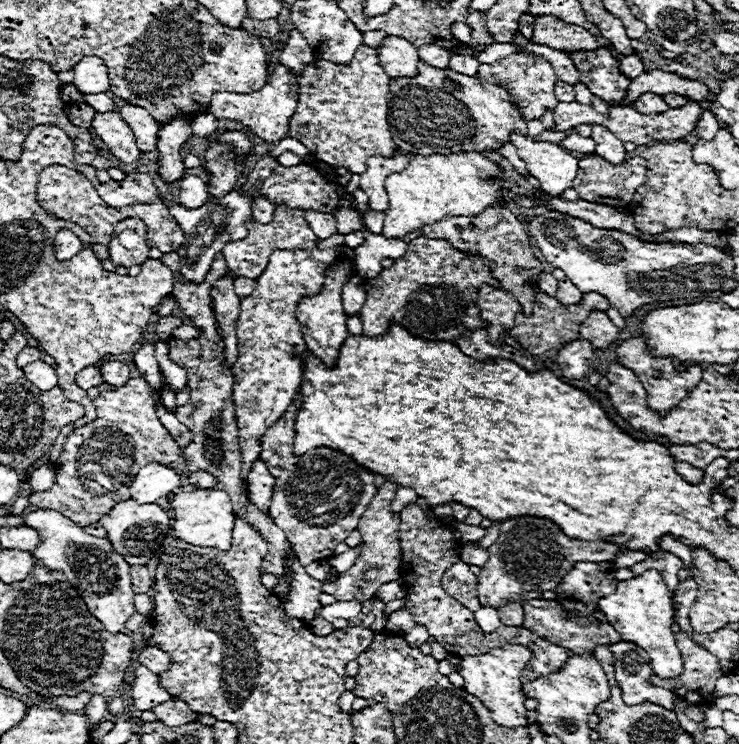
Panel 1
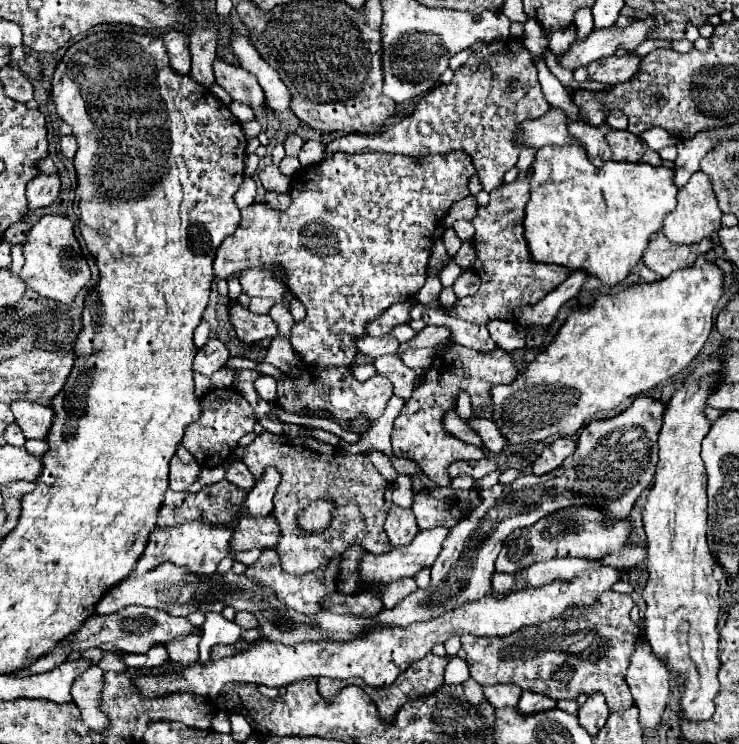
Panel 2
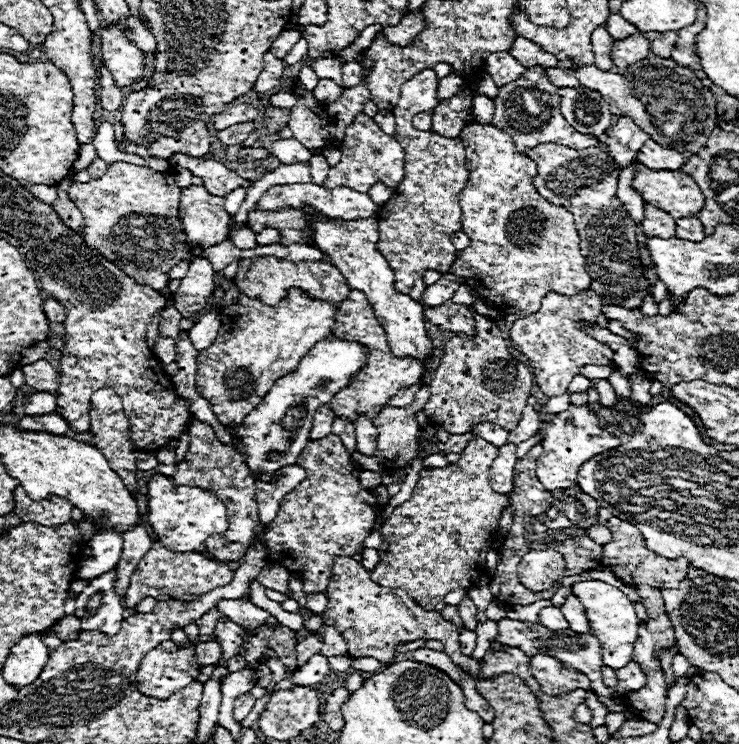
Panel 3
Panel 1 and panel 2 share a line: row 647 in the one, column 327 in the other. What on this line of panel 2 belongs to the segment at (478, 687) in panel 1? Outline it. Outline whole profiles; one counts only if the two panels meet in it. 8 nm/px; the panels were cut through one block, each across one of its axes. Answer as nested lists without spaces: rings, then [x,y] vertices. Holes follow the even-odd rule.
[[[326,500],[312,502],[308,508],[304,508],[304,512],[300,512],[302,516],[298,518],[298,522],[306,532],[320,532],[330,524],[332,508],[334,506],[330,502],[326,502]]]

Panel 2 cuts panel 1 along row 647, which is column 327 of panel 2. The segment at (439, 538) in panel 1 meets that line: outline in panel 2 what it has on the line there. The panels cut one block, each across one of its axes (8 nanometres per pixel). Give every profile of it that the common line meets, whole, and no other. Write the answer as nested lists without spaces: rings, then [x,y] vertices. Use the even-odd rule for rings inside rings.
[[[262,432],[246,448],[242,462],[258,478],[266,466],[276,466],[282,474],[282,482],[274,496],[274,516],[280,520],[282,538],[274,548],[280,552],[282,568],[290,574],[306,574],[324,566],[330,556],[340,556],[354,544],[360,544],[368,552],[388,552],[390,540],[384,534],[386,512],[392,506],[392,484],[372,466],[368,454],[336,454],[314,452],[302,444],[292,444],[284,434]],[[326,498],[334,504],[332,520],[322,532],[304,532],[298,524],[298,512],[310,502]]]

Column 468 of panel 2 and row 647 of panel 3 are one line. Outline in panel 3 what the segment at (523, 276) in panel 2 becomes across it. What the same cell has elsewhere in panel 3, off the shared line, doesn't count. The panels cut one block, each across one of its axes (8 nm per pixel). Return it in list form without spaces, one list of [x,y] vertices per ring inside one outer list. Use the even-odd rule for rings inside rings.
[[[310,634],[302,640],[298,640],[296,644],[296,656],[298,656],[298,666],[304,666],[314,654],[318,654],[322,650],[322,640],[316,638],[316,634]]]

